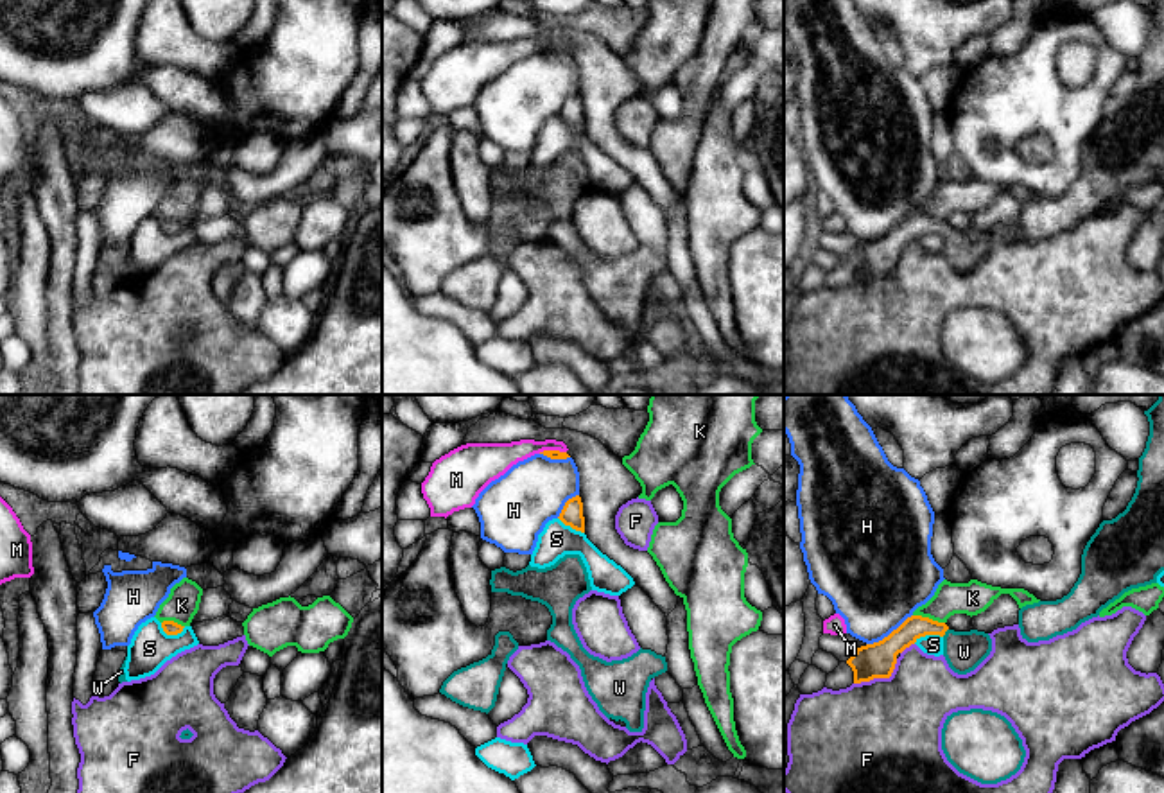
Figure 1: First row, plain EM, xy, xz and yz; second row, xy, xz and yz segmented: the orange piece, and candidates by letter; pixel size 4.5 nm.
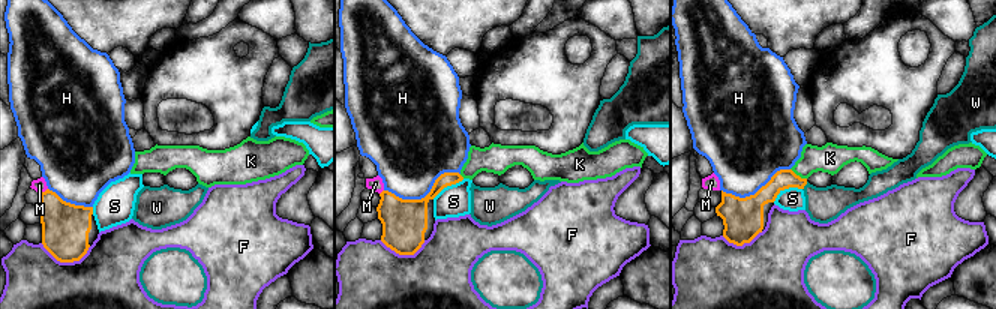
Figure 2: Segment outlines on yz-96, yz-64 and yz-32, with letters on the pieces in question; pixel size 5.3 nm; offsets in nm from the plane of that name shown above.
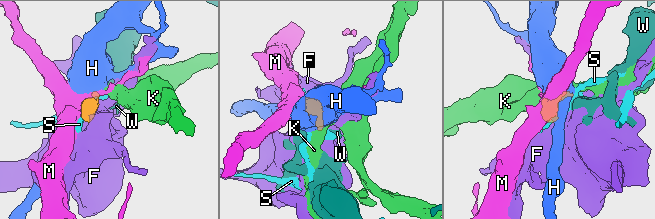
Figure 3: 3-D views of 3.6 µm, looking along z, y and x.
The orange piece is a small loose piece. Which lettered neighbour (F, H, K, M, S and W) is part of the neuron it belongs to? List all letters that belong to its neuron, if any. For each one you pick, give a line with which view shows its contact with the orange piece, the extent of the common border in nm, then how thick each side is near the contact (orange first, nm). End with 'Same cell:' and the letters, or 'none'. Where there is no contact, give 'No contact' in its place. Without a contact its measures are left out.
W: Touches orange in yz. Shared border 50 nm. Thickness 110 nm (orange) against 180 nm
Same cell: W

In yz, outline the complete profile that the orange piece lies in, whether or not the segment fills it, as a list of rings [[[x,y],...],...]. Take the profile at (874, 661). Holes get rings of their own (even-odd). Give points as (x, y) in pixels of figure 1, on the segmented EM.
[[[911,615],[882,640],[856,649],[847,660],[854,671],[854,684],[890,678],[897,655],[925,635],[943,639],[943,657],[958,675],[974,671],[992,651],[992,639],[985,632],[954,632],[945,623]]]

